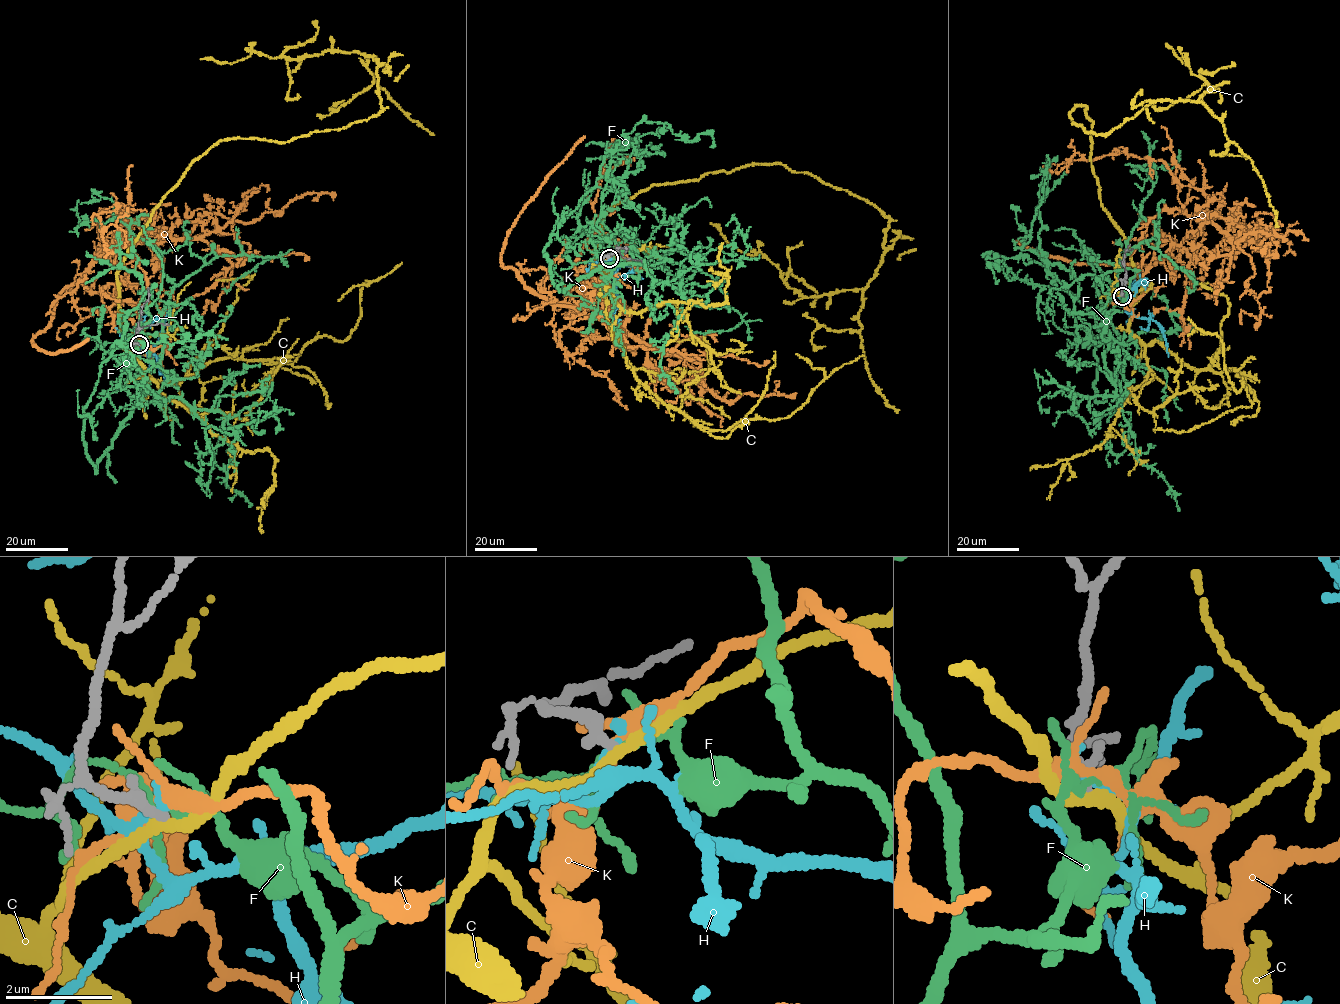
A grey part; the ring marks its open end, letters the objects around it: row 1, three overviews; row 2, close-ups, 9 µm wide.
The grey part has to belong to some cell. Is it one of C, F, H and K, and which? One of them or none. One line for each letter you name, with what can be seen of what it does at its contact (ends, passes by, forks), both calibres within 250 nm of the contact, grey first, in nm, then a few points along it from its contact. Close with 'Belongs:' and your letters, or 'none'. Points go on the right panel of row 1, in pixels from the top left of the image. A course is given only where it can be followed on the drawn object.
Belongs: none

